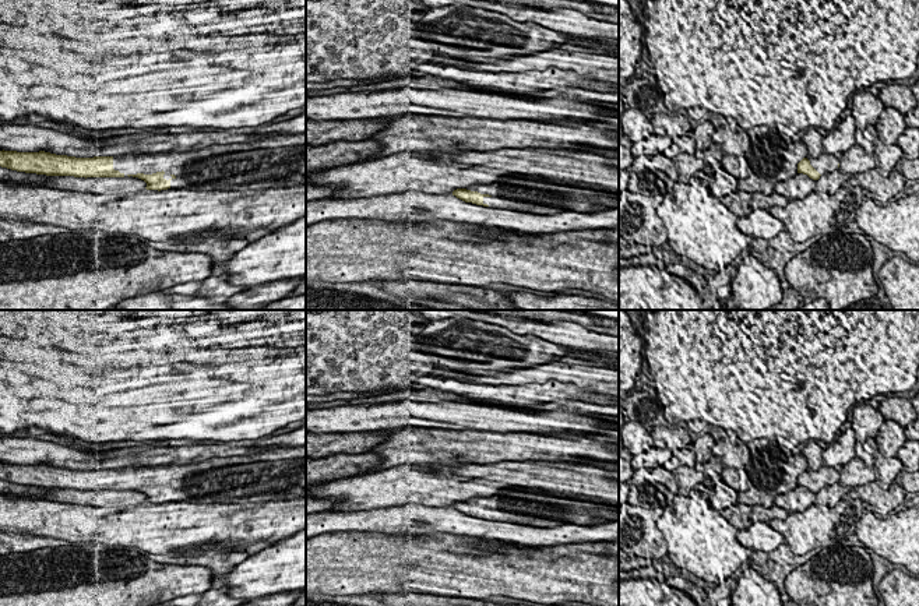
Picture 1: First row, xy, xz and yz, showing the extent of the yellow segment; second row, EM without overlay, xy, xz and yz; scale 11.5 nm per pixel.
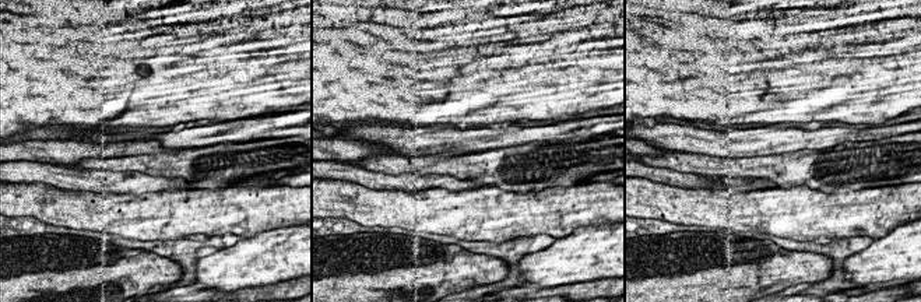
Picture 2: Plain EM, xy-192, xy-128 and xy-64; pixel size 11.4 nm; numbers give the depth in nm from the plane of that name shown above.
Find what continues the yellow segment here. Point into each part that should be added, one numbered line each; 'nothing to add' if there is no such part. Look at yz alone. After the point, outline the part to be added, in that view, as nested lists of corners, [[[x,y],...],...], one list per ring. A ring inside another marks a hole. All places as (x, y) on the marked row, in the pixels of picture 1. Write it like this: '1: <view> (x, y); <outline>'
1: yz (824, 164); [[[821,154],[818,158],[807,156],[810,165],[823,176],[825,173],[831,173],[838,170],[839,159],[834,156],[834,154]]]

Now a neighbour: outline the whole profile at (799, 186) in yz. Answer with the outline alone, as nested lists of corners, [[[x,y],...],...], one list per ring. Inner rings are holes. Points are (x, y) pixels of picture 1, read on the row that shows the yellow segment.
[[[796,173],[788,182],[777,182],[774,184],[774,191],[784,195],[788,201],[792,198],[802,200],[816,190],[816,180],[810,179],[807,175],[803,173]]]

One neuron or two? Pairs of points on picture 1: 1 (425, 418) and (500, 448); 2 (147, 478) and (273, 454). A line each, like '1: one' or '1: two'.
1: two
2: one

